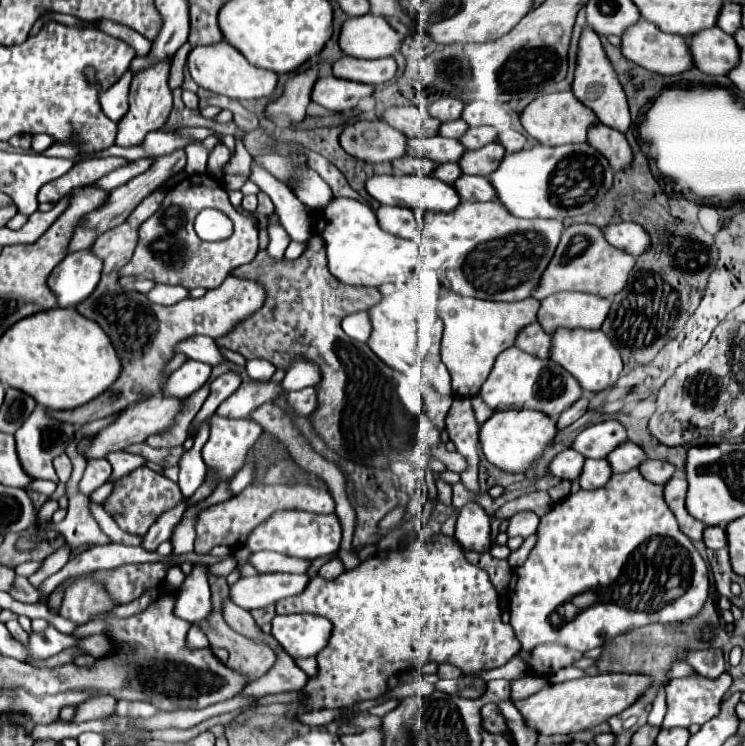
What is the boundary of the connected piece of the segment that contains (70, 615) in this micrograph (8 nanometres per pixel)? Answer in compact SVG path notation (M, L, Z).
M80 576L64 594L64 602L60 608L60 616L80 624L88 620L96 620L98 614L104 614L112 608L108 592L102 584L92 582L86 576Z

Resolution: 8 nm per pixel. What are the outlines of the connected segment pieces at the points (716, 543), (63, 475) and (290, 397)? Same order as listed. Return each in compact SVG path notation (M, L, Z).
M712 526L708 530L704 530L704 544L706 548L712 548L712 550L718 550L718 548L724 548L726 546L726 532L718 526Z
M60 454L58 458L54 458L54 470L56 470L60 482L66 482L70 478L70 474L72 474L72 462L70 462L70 458L66 454Z
M302 388L302 390L296 390L296 392L290 392L290 394L286 394L286 398L284 398L290 406L292 406L292 410L296 412L296 414L300 414L300 416L310 416L312 412L314 412L314 408L316 408L316 392L314 392L314 388Z

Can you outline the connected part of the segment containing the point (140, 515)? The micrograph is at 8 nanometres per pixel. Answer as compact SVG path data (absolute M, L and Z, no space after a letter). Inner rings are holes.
M142 466L142 468L132 470L130 474L114 480L114 488L112 488L110 496L102 502L102 508L116 520L116 524L124 532L144 536L146 530L154 524L154 518L158 518L158 514L162 514L162 510L170 510L170 506L178 506L178 502L182 502L182 498L184 496L176 482L168 480L166 476L156 474L148 466Z

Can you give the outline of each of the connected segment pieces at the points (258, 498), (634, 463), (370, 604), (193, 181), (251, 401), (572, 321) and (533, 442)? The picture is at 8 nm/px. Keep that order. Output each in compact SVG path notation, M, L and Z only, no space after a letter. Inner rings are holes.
M246 486L242 494L232 496L230 500L206 508L196 524L196 552L208 554L214 546L230 546L230 548L242 548L246 544L246 538L250 536L250 530L254 526L260 526L274 514L274 510L306 510L314 514L332 514L334 512L334 498L324 488L312 488L312 486Z
M622 442L622 446L612 450L606 460L610 460L610 468L614 470L614 474L618 474L618 472L628 472L632 468L638 468L642 460L646 460L646 454L640 446L632 442Z
M432 534L428 540L418 540L418 542L410 544L410 546L402 546L402 548L396 548L396 550L386 550L386 556L372 556L372 558L364 560L360 566L356 566L352 570L344 570L334 580L322 580L320 576L316 576L316 578L310 580L310 586L306 586L306 590L302 590L302 594L278 602L276 604L276 612L278 614L308 612L308 614L324 616L324 618L328 618L334 624L334 630L332 630L332 636L330 636L330 644L324 650L320 650L320 654L316 656L316 660L318 660L318 674L308 678L306 686L300 690L300 694L302 694L300 704L302 704L302 712L314 712L314 710L324 710L324 708L342 710L340 720L344 720L344 722L348 722L354 716L354 712L348 710L350 706L354 706L358 702L364 702L364 700L376 700L376 698L384 696L388 692L388 686L386 686L388 678L404 672L404 670L420 670L426 662L436 662L436 664L450 662L450 664L458 666L462 672L476 672L476 670L504 666L520 650L518 640L514 638L512 626L502 622L502 614L500 614L500 608L498 608L498 594L496 594L496 590L494 590L486 570L470 564L464 558L464 548L458 544L458 540L452 538L452 536L444 536L444 534Z
M194 174L178 182L176 188L170 188L160 210L140 226L140 240L134 250L134 256L120 270L120 274L148 278L158 284L180 284L188 290L200 286L212 290L226 280L230 270L240 264L252 262L256 252L258 236L252 218L234 210L226 190L222 188L222 184L218 184L216 178L210 178L208 174ZM208 206L222 210L230 220L234 220L234 234L230 238L220 242L204 242L196 236L194 218L200 210Z
M258 382L258 384L242 384L232 396L228 396L216 410L216 414L224 418L247 419L248 414L264 402L272 402L274 398L284 396L280 384L274 382Z
M560 292L542 300L538 324L546 334L554 334L558 328L600 328L608 310L610 300L606 298L580 292Z
M500 410L494 412L482 426L478 432L478 442L480 442L480 450L486 456L486 460L506 472L524 472L528 470L528 466L542 456L544 450L548 450L552 446L552 438L556 436L556 420L538 412L538 410Z

